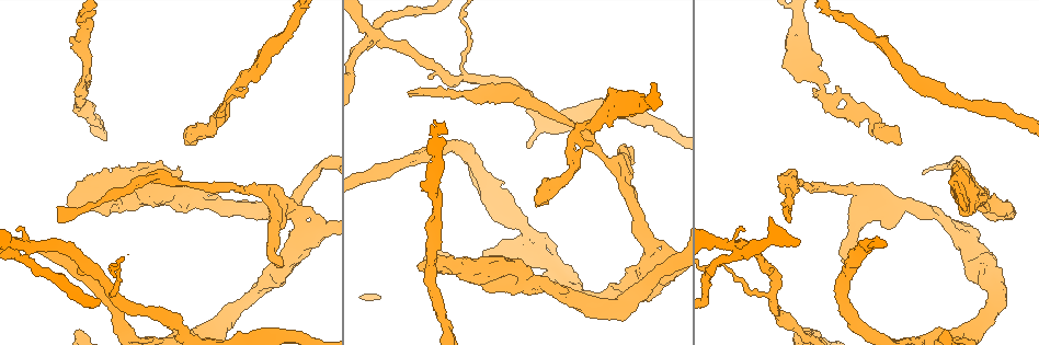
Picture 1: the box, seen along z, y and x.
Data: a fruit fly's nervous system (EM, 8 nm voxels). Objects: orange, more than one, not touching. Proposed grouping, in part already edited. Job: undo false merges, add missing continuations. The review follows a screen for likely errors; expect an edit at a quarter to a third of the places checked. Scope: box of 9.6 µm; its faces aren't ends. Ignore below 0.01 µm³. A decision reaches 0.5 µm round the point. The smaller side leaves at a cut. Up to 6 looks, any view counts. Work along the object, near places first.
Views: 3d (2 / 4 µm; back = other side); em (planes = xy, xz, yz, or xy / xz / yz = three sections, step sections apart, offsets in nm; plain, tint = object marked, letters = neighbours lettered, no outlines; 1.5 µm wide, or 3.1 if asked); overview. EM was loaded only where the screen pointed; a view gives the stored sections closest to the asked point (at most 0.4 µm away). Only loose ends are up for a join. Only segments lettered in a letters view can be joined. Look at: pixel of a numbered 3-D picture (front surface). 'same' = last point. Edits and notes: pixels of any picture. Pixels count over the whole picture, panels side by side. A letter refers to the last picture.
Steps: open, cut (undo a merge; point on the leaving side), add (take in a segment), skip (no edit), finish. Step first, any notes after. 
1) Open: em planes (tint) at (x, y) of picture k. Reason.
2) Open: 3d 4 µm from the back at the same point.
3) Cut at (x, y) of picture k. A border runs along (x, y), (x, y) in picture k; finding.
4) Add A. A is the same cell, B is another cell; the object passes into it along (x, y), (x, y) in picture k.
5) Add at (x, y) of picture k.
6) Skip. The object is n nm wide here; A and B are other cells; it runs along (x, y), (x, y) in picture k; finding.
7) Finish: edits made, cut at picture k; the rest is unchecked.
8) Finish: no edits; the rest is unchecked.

Open: 3d 4 µm at (820, 56) of picture 1. An open end.

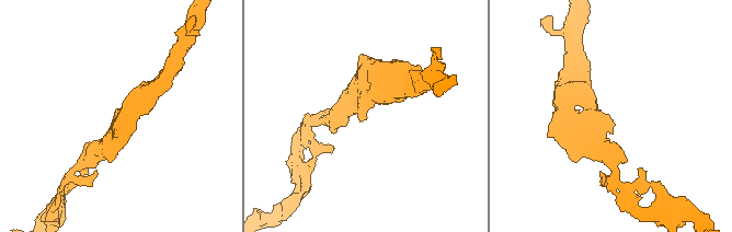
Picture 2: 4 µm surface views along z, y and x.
Open: em xy step 8 (letters) at (366, 118) of picture 2.

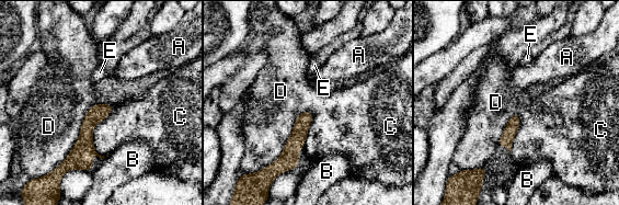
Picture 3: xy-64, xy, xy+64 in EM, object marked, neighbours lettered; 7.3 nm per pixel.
Skip. A, B, C, D and E are other cells; a border runs along (113, 104), (93, 129), (104, 157) in picture 3; none of them fits.

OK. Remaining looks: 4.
Open: 3d 2 µm at (57, 221) of picture 1. Long arm stops here.

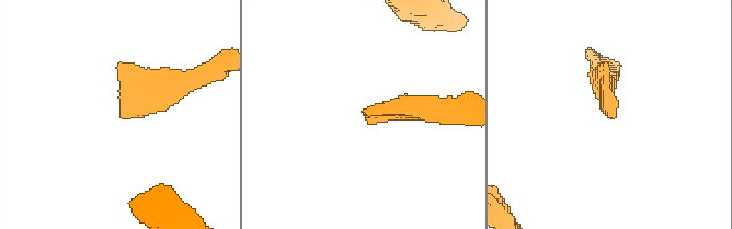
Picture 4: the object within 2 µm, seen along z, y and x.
Open: em planes (letters) at (613, 116) of picture 4.

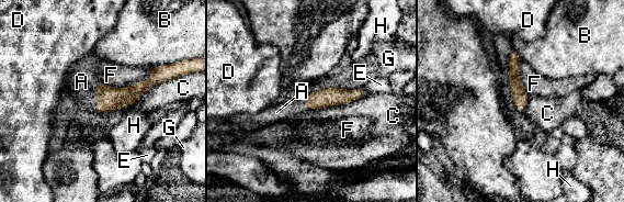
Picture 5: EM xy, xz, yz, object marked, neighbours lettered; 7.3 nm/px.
Add A. The object is 120 nm wide here; the longest contact is with C, 460 nm; A is the same cell, B, C, D, E, F, G and H are other cells; the cell continues.

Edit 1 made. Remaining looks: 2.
Open: em 3.1 µm planes (letters) at (735, 250) of picture 1. Looks like a crossing.

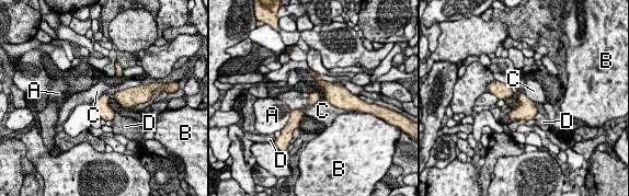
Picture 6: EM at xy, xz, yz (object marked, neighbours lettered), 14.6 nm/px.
Skip. The longest contact is with C, 380 nm; A, B, C and D are other cells; a border runs along (326, 99), (333, 105), (347, 111) in picture 6; all the same cell.

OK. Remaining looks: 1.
Finish: edits made, add at picture 5; the rest is unchecked.

